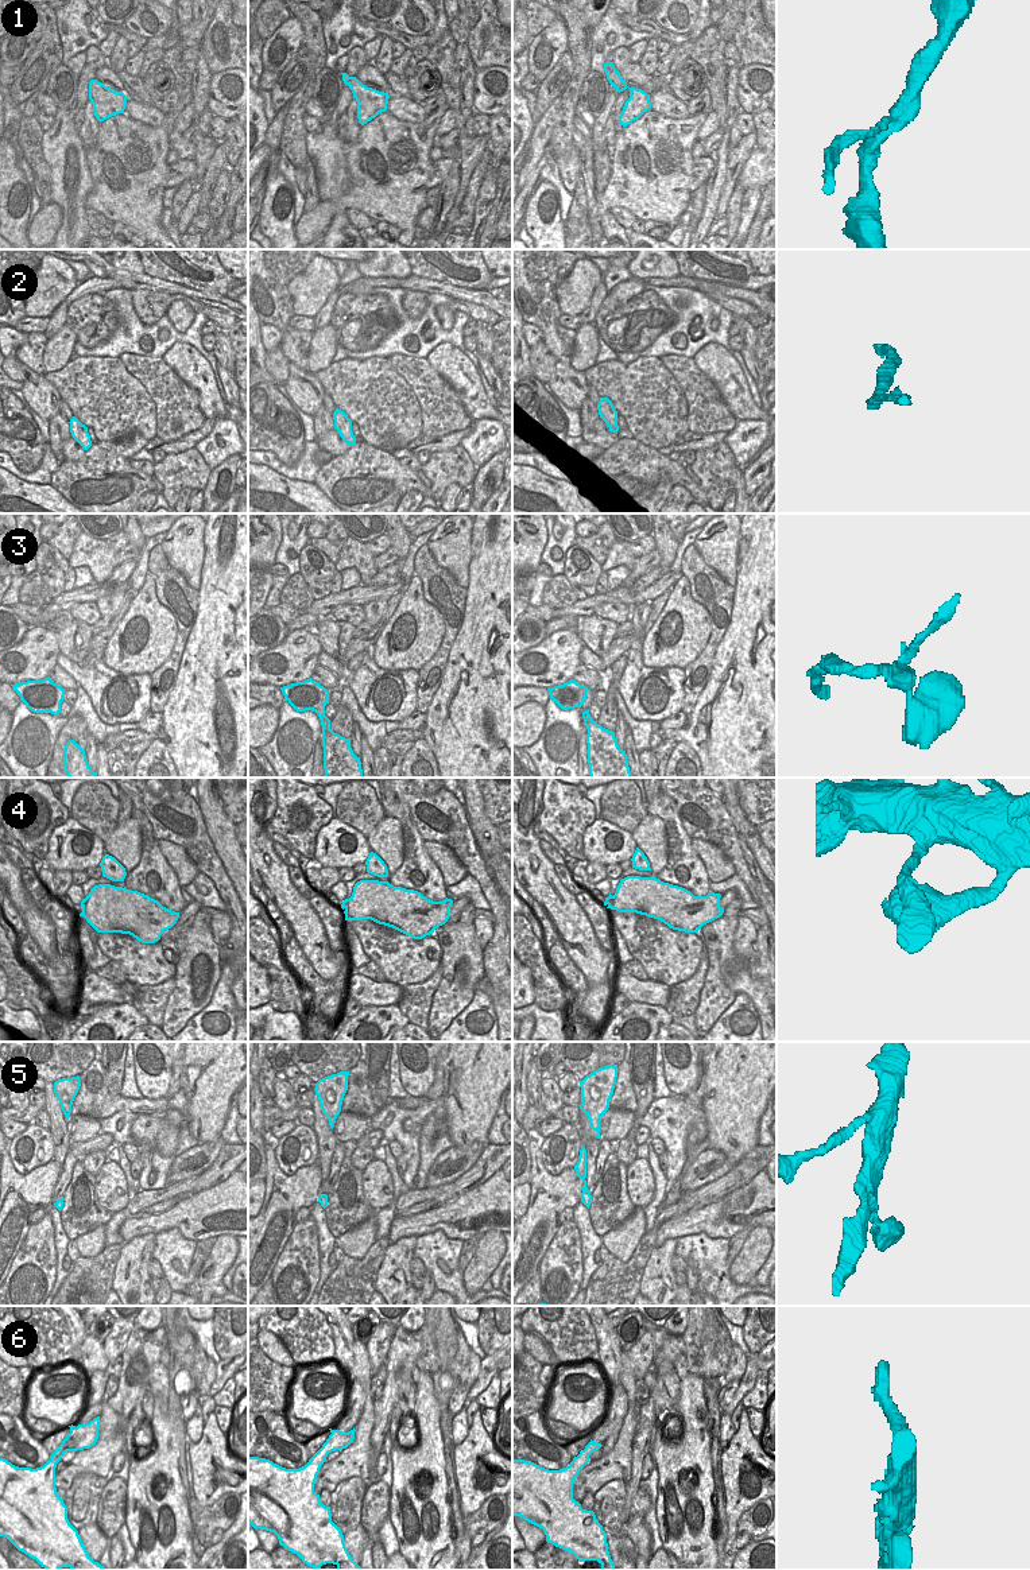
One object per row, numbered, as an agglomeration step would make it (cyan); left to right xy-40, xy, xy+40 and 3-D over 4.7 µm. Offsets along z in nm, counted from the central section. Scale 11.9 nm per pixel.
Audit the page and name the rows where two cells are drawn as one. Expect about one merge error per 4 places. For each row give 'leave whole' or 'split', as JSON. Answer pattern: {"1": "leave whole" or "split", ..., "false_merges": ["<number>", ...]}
{"1": "leave whole", "2": "leave whole", "3": "leave whole", "4": "leave whole", "5": "leave whole", "6": "leave whole", "false_merges": []}

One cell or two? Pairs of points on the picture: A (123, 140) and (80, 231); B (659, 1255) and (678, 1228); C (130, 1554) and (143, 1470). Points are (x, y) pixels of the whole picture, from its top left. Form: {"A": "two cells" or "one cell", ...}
{"A": "two cells", "B": "two cells", "C": "two cells"}

